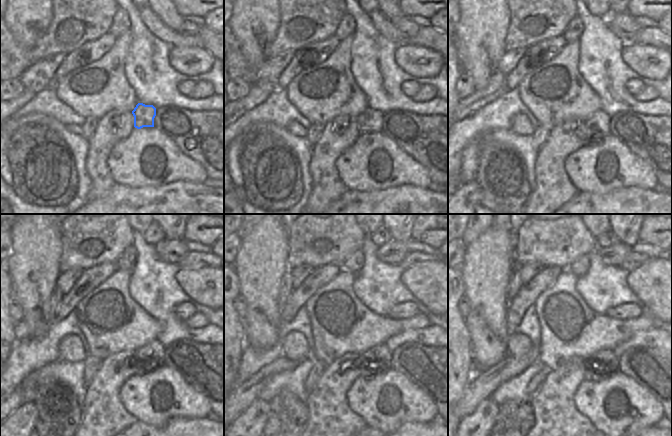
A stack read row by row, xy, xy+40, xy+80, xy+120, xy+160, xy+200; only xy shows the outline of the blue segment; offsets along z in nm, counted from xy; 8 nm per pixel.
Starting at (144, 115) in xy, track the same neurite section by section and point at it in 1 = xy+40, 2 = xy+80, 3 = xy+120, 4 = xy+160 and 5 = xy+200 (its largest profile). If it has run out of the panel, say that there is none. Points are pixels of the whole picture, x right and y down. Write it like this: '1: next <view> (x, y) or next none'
1: next xy+40 (370, 121)
2: next xy+80 (597, 126)
3: next xy+120 (152, 355)
4: next xy+160 (378, 359)
5: next xy+200 (603, 363)

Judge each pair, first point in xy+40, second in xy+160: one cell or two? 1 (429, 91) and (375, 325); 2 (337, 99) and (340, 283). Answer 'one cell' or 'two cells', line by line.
1: one cell
2: one cell

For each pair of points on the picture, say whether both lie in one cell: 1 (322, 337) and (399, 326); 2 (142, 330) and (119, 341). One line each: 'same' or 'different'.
1: same
2: same

